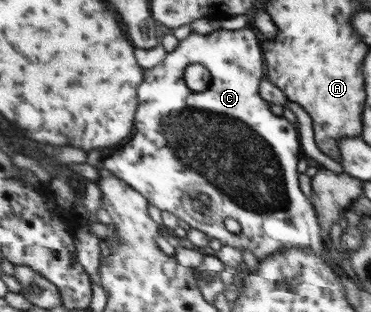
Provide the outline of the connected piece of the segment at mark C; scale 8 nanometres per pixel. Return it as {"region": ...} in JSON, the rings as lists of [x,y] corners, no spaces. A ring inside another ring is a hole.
{"region":[[[247,26],[238,30],[220,28],[208,35],[191,32],[179,41],[175,50],[165,55],[163,62],[149,68],[149,76],[145,76],[145,84],[141,84],[137,132],[115,154],[102,160],[103,168],[132,185],[159,210],[174,214],[222,245],[249,250],[259,261],[282,248],[310,248],[323,253],[326,246],[319,236],[321,228],[317,216],[297,182],[297,162],[301,158],[297,130],[289,120],[271,114],[269,104],[260,96],[263,53],[255,30],[247,30]],[[191,64],[200,64],[210,72],[211,86],[205,92],[186,91],[184,72]],[[225,218],[237,220],[241,232],[229,232]]]}

